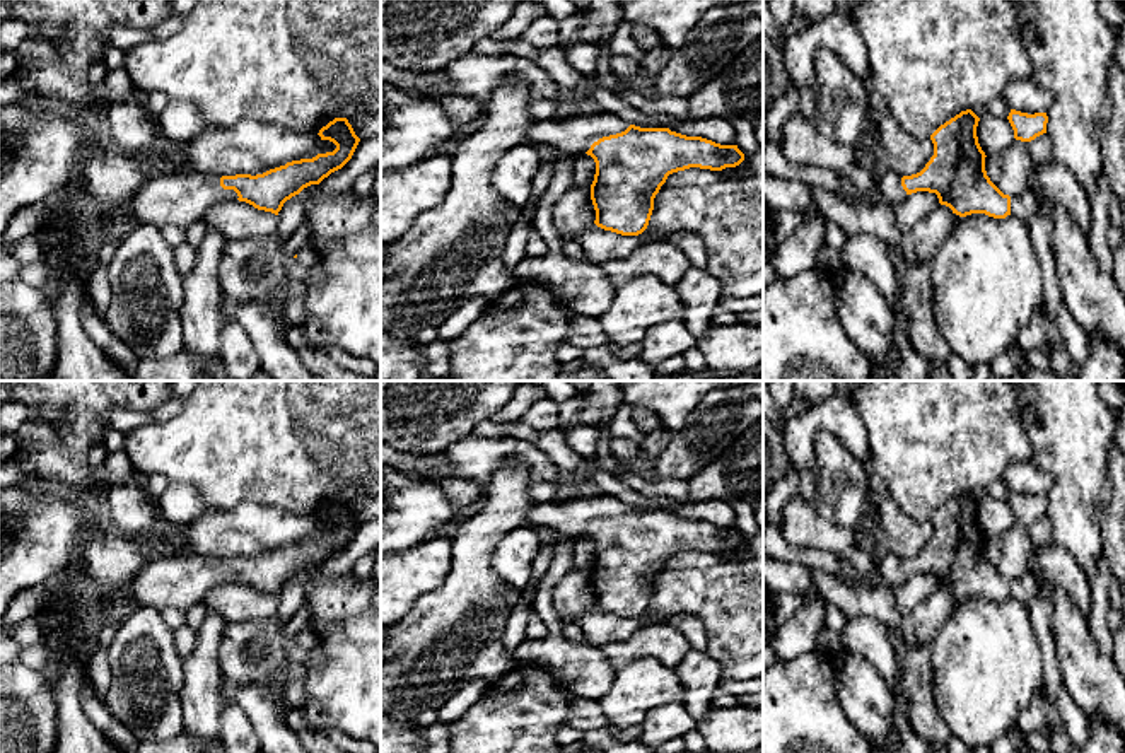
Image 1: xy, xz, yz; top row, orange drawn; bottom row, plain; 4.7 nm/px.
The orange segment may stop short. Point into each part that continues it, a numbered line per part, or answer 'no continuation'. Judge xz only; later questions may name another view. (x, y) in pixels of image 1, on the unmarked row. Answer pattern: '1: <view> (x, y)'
1: xz (574, 518)

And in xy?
1: xy (180, 581)

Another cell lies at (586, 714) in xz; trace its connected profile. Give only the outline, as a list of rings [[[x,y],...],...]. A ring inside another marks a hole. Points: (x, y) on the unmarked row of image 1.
[[[577,697],[572,703],[567,724],[584,733],[609,727],[599,702],[582,697]]]

